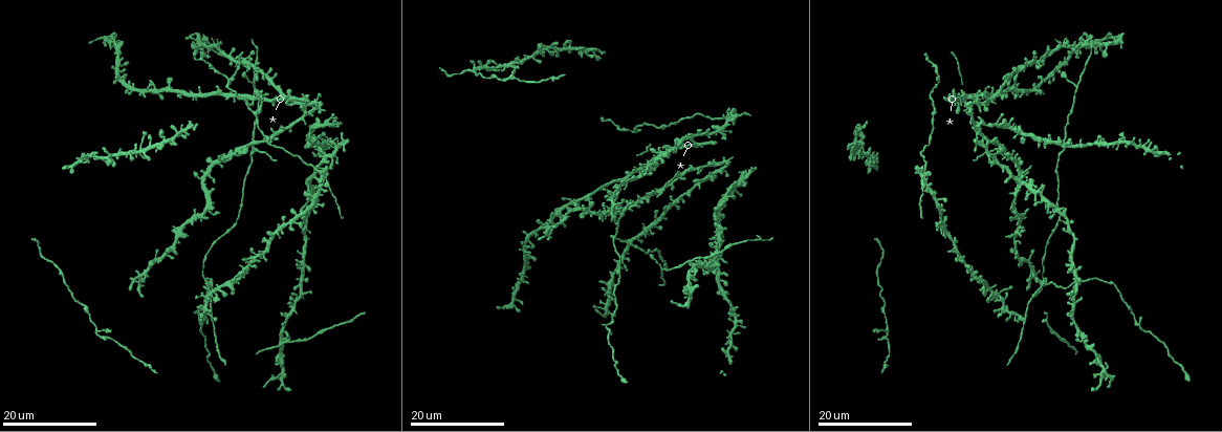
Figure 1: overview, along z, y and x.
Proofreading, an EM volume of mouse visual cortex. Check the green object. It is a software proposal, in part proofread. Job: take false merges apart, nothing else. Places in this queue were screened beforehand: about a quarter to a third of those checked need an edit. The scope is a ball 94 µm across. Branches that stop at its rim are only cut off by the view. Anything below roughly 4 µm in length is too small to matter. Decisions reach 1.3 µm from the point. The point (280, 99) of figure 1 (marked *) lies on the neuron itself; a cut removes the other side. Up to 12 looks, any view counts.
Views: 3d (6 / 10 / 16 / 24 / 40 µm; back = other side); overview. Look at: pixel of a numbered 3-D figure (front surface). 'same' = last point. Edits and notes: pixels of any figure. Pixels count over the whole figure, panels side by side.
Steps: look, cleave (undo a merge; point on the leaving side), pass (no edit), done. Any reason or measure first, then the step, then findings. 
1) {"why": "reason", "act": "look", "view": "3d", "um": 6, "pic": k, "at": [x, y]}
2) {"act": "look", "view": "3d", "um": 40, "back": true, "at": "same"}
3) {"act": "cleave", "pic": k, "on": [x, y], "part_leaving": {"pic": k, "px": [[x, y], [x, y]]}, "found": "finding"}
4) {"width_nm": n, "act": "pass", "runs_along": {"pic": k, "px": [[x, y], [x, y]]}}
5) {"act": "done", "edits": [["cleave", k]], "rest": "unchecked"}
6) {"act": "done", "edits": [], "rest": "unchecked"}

{"act": "look", "view": "3d", "um": 16, "pic": 1, "at": [262, 103]}

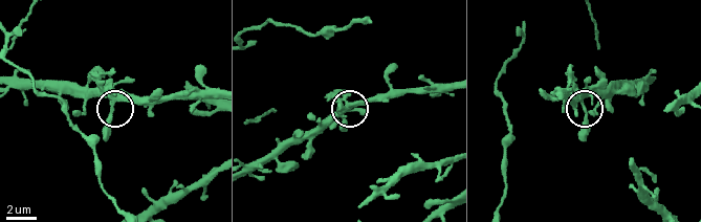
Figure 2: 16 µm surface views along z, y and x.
{"why": "zoom in", "act": "look", "view": "3d", "um": 10, "pic": 2, "at": [584, 108]}

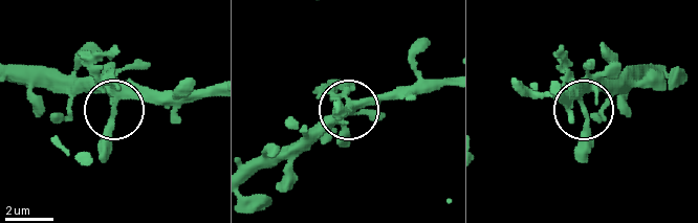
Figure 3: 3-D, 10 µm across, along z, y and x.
{"act": "pass", "found": "continuous, no second neuron"}

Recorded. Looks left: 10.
{"why": "branch point", "act": "look", "view": "3d", "um": 24, "pic": 1, "at": [252, 146]}

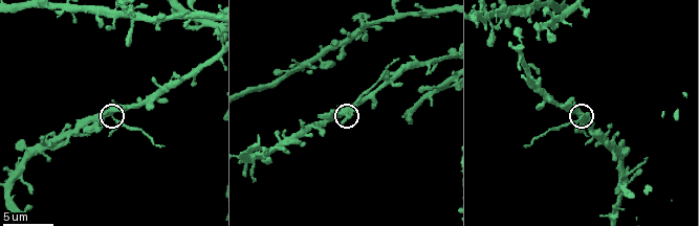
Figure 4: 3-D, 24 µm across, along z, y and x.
{"act": "look", "view": "3d", "um": 10, "pic": 4, "at": [584, 116]}

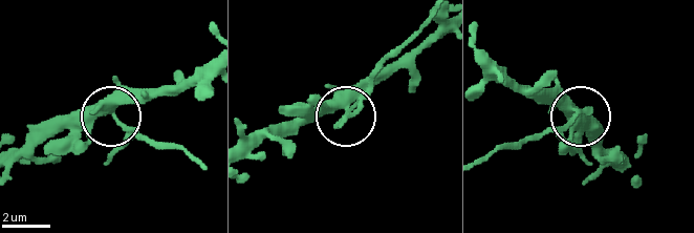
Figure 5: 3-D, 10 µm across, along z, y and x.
{"width_nm": 290, "act": "cleave", "pic": 5, "on": [134, 127], "part_leaving": {"pic": 5, "px": [[112, 112], [136, 134], [178, 149], [202, 165]]}, "found": "a second neuron is stuck on"}

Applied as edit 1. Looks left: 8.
{"why": "see it whole again", "act": "look", "view": "overview"}

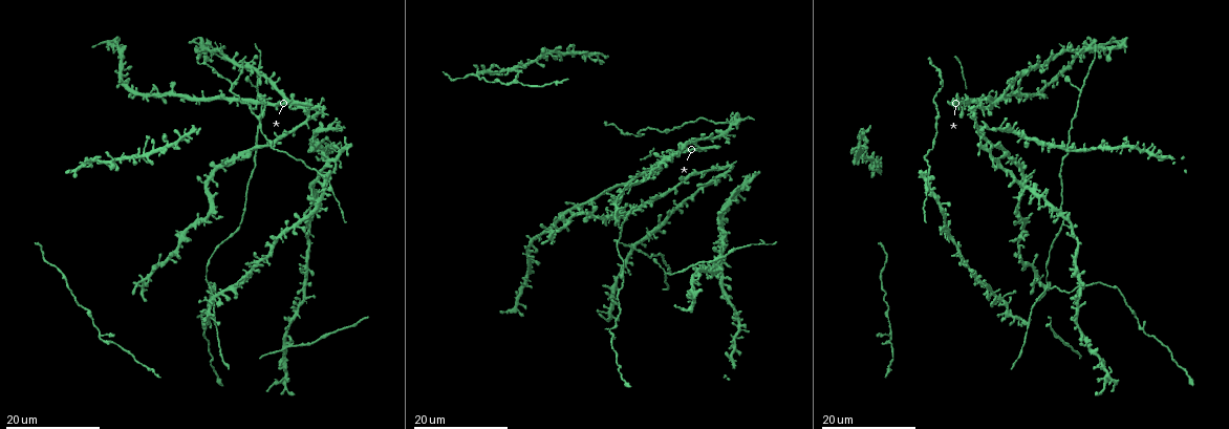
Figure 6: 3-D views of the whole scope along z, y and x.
{"why": "thick turns thin", "act": "look", "view": "3d", "um": 24, "pic": 6, "at": [287, 333]}

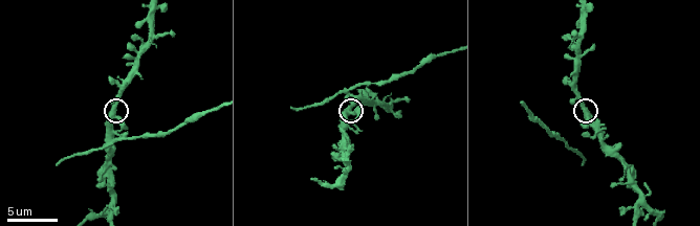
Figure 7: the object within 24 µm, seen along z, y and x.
{"why": "closer look", "act": "look", "view": "3d", "um": 10, "pic": 7, "at": [115, 109]}

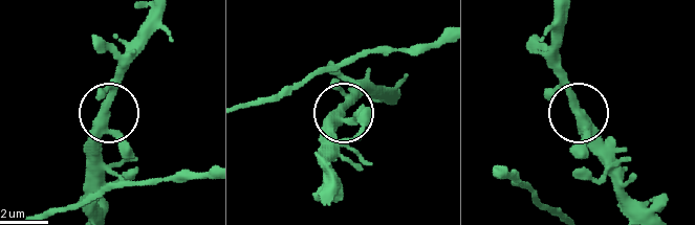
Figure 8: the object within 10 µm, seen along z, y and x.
{"act": "look", "view": "3d", "um": 10, "back": true, "pic": 8, "at": [581, 111]}

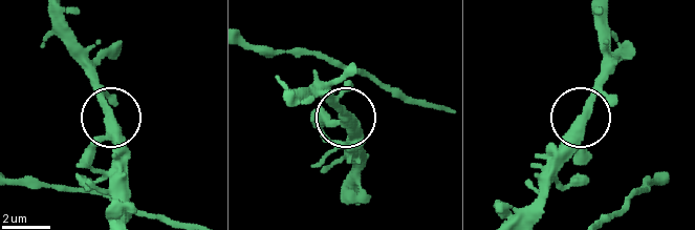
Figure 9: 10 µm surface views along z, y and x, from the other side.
{"arms": 3, "act": "pass", "found": "one neuron here"}

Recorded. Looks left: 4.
{"why": "arms part here", "act": "look", "view": "3d", "um": 10, "pic": 7, "at": [643, 206]}

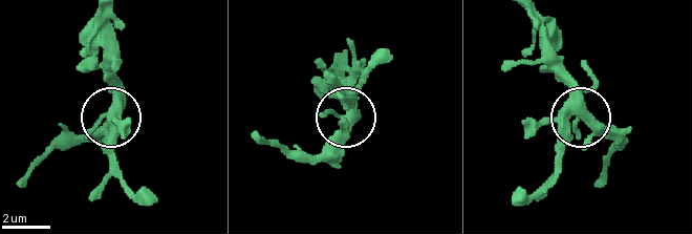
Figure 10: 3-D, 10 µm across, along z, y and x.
{"act": "look", "view": "3d", "um": 6, "pic": 10, "at": [339, 118]}

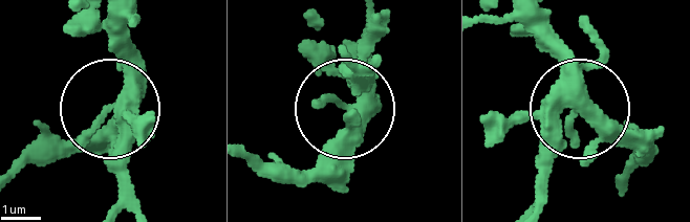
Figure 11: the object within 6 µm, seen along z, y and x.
{"width_nm": 360, "act": "pass", "runs_along": {"pic": 11, "px": [[518, 14], [579, 107], [542, 203]]}, "found": "one neuron here"}

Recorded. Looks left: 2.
{"why": "side arm on a straight run", "act": "look", "view": "3d", "um": 24, "pic": 6, "at": [203, 315]}

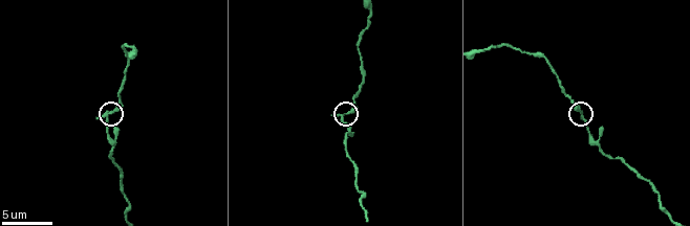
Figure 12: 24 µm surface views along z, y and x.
{"act": "look", "view": "3d", "um": 10, "pic": 12, "at": [109, 114]}

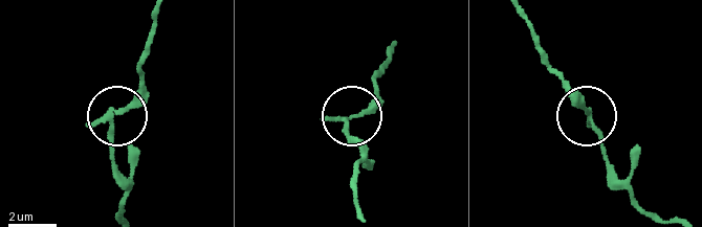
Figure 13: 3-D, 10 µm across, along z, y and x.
{"width_nm": 170, "act": "cleave", "pic": 13, "on": [143, 105], "part_leaving": {"pic": 13, "px": [[113, 112], [137, 89], [153, 17]]}, "found": "two neurons meet here"}

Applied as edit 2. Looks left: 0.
{"act": "done", "edits": [["cleave", 5], ["cleave", 13]], "rest": "unchecked"}

